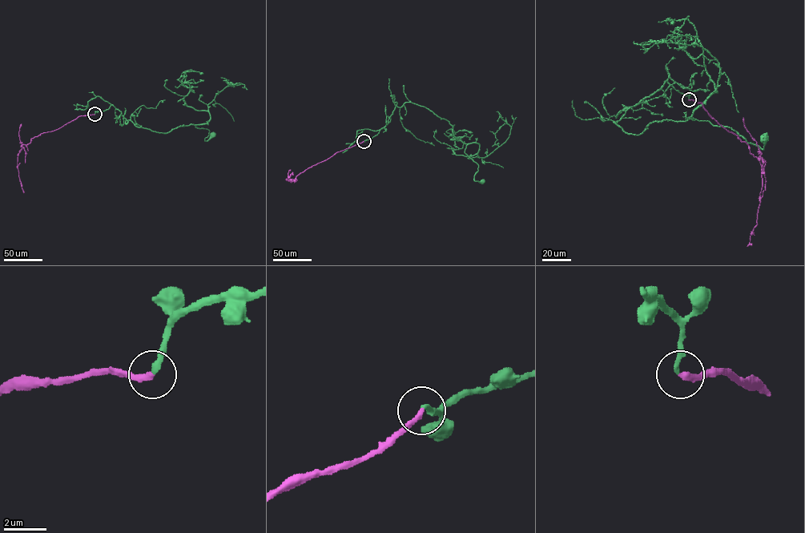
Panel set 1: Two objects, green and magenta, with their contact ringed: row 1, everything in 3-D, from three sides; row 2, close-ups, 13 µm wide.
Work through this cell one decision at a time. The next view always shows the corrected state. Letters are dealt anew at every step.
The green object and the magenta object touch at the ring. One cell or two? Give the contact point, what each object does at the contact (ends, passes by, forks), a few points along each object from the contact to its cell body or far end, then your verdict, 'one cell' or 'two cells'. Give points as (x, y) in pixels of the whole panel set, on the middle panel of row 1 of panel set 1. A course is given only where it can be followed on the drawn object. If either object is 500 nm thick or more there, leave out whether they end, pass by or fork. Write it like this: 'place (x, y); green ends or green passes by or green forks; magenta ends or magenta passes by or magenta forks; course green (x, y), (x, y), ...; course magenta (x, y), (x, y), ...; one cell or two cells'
place (364, 141); green ends; magenta ends; course green (364, 141), (390, 121), (395, 102), (425, 107), (467, 144), (464, 152), (478, 165), (474, 180), (482, 182); course magenta (364, 141), (308, 167), (291, 182), (287, 180), (292, 172); one cell

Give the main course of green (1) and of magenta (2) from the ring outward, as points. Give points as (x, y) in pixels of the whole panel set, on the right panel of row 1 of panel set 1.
1: (688, 99), (666, 82), (616, 123), (638, 135), (654, 121), (688, 118), (729, 127), (762, 149), (764, 138)
2: (689, 99), (701, 102), (721, 126), (747, 144), (750, 153), (760, 156), (765, 161), (757, 225), (746, 246)

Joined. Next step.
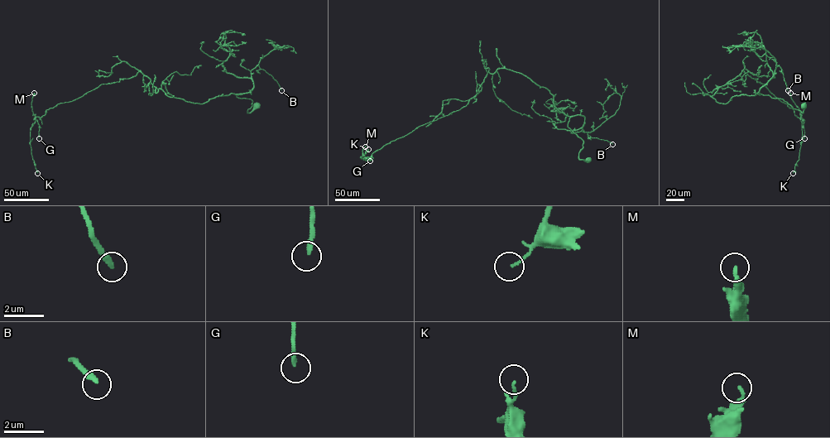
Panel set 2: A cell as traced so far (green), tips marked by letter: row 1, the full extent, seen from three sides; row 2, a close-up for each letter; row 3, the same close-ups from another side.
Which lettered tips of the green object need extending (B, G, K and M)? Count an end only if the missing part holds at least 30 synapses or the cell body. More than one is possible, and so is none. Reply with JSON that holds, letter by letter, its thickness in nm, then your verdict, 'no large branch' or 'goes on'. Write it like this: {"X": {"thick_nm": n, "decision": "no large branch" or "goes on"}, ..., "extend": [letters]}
{"B": {"thick_nm": 280, "decision": "goes on"}, "G": {"thick_nm": 200, "decision": "no large branch"}, "K": {"thick_nm": 110, "decision": "no large branch"}, "M": {"thick_nm": 240, "decision": "no large branch"}, "extend": ["B"]}

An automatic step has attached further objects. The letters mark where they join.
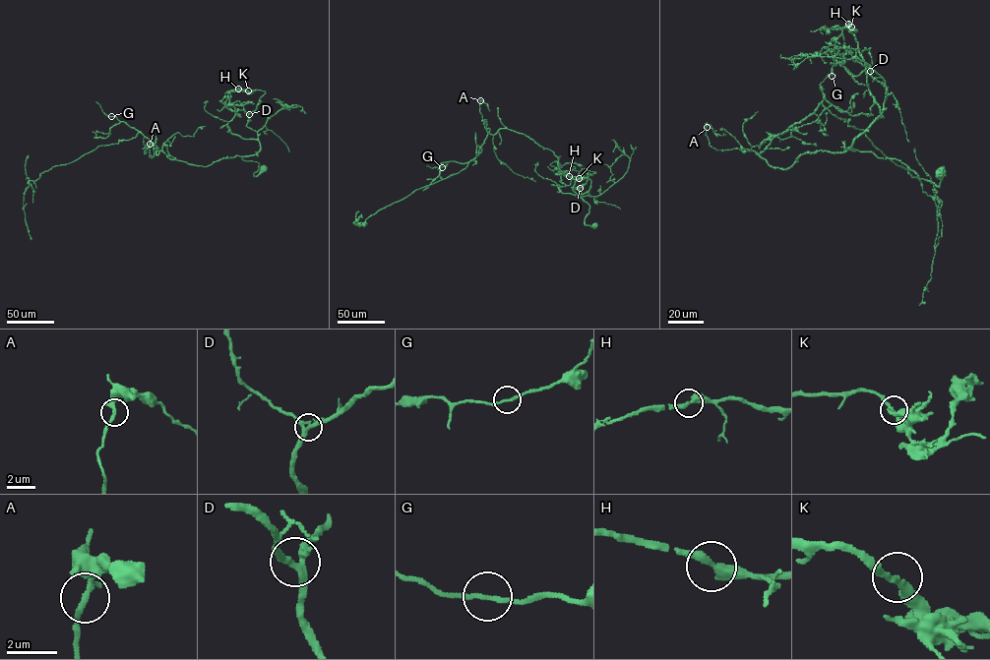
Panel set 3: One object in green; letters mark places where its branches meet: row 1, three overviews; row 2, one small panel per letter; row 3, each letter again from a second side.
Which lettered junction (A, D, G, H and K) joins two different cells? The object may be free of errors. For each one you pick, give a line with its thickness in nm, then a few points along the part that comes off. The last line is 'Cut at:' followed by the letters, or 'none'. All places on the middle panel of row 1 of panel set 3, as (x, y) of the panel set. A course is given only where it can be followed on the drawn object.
Cut at: none

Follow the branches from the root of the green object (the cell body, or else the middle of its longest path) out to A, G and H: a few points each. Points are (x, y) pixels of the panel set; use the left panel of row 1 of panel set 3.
A: (264, 168), (255, 176), (259, 163), (245, 156), (205, 166), (161, 150), (149, 156), (150, 144)
G: (264, 168), (255, 176), (259, 163), (245, 156), (203, 166), (161, 150), (156, 155), (150, 140), (111, 116)
H: (264, 168), (255, 176), (259, 163), (242, 158), (260, 143), (227, 126), (238, 89)

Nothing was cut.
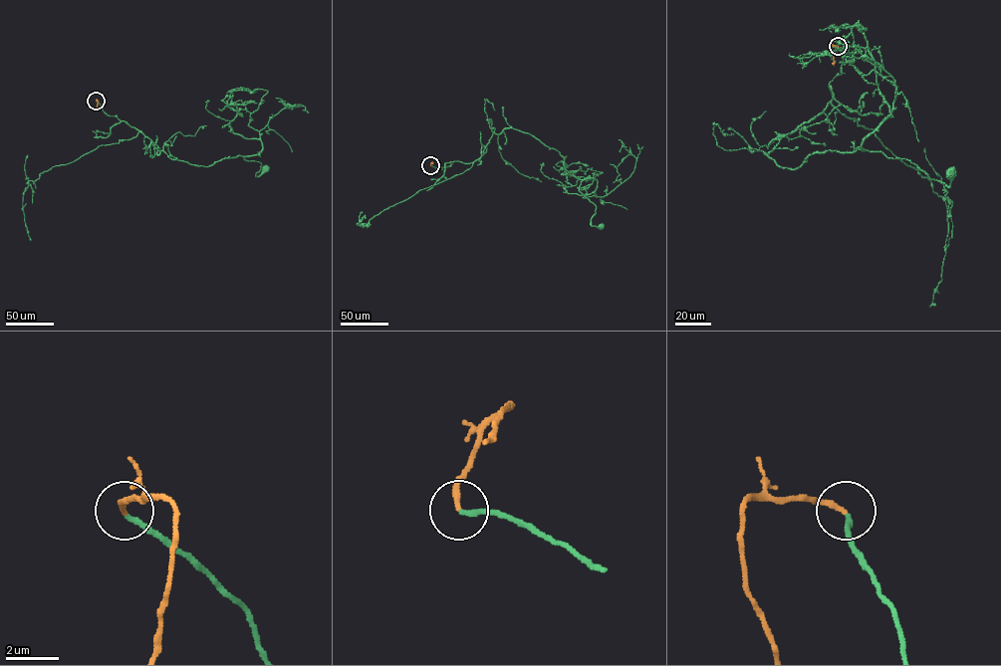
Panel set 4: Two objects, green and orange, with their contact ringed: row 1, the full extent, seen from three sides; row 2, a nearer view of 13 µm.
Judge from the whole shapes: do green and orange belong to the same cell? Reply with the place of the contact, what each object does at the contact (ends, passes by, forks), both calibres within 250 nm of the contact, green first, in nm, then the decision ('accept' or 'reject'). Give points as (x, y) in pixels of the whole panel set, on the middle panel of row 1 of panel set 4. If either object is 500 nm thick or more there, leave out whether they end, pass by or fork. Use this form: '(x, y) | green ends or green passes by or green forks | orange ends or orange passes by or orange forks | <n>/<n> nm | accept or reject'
(430, 165) | green ends | orange ends | 190/200 nm | accept

